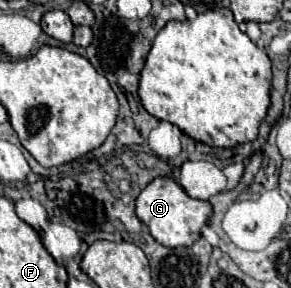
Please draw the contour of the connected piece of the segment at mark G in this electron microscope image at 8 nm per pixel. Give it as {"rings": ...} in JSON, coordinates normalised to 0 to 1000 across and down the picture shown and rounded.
{"rings":[[[526,618],[471,681],[464,708],[471,757],[512,792],[519,819],[581,861],[656,854],[684,819],[698,778],[711,778],[725,750],[725,708],[698,694],[663,694],[643,667],[588,618]]]}

